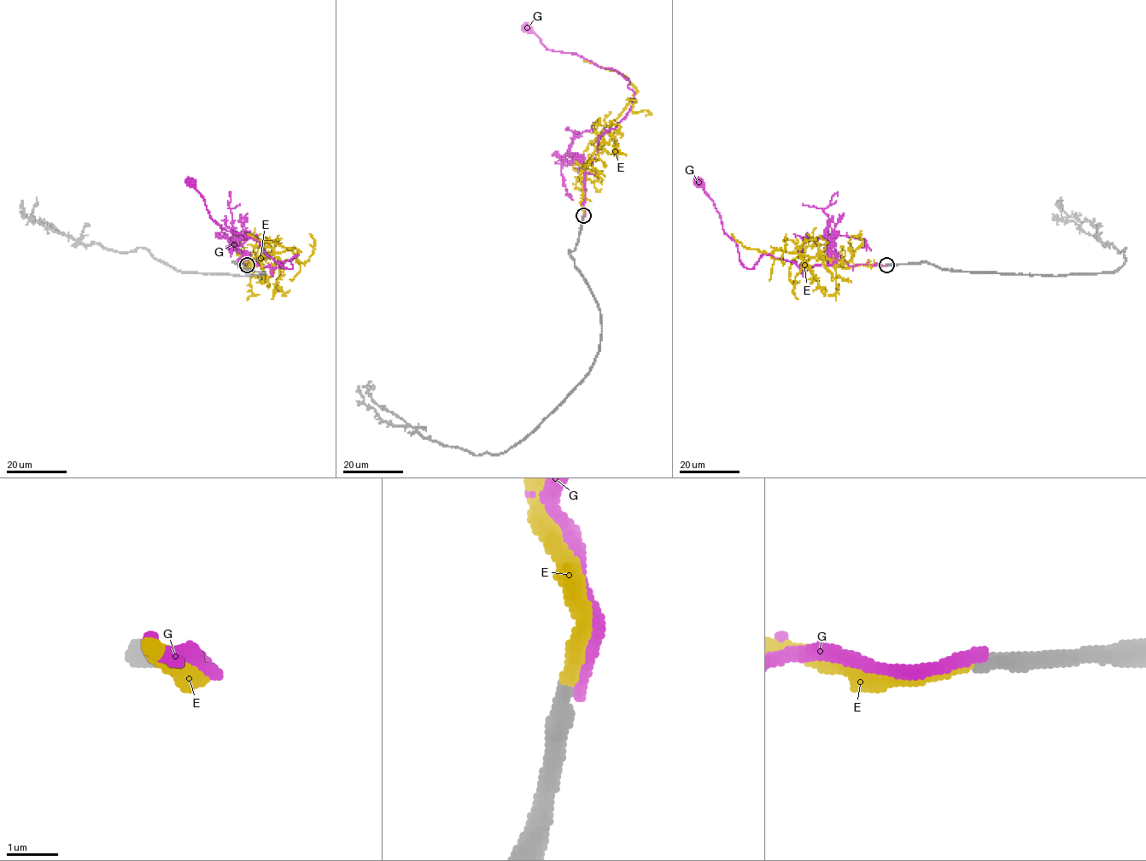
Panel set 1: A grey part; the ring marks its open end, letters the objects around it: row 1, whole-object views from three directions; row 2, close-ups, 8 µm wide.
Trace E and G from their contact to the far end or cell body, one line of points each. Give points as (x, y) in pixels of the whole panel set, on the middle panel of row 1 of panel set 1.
E: (583, 215), (581, 170), (597, 147), (597, 141), (609, 129), (611, 123), (637, 89), (622, 74), (583, 60)
G: (583, 216), (584, 167), (598, 140), (624, 116), (634, 91), (611, 68), (548, 49), (527, 27)

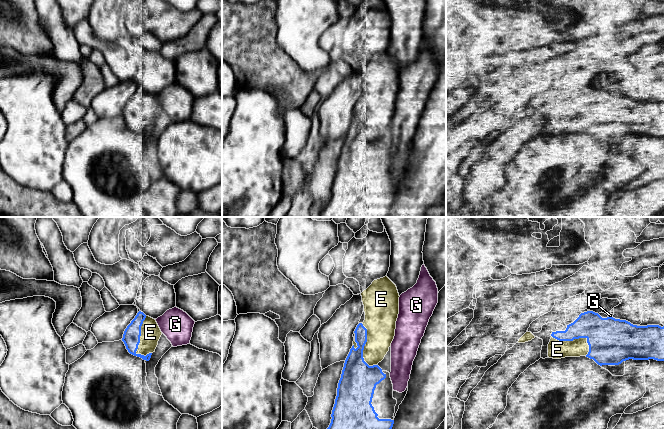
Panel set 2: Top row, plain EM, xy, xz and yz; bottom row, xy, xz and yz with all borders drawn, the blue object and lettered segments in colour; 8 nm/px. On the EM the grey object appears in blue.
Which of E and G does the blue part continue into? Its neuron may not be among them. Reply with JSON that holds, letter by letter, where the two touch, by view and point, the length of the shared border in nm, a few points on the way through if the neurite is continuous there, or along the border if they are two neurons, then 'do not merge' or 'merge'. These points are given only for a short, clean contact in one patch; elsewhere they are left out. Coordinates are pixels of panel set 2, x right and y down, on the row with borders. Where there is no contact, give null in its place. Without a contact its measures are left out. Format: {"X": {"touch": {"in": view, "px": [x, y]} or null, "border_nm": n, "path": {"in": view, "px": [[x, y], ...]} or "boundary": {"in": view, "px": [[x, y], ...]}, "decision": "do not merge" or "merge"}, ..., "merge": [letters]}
{"E": {"touch": {"in": "xy", "px": [139, 338]}, "border_nm": 320, "decision": "merge"}, "G": {"touch": {"in": "yz", "px": [610, 317]}, "border_nm": 30, "decision": "do not merge"}, "merge": ["E"]}

